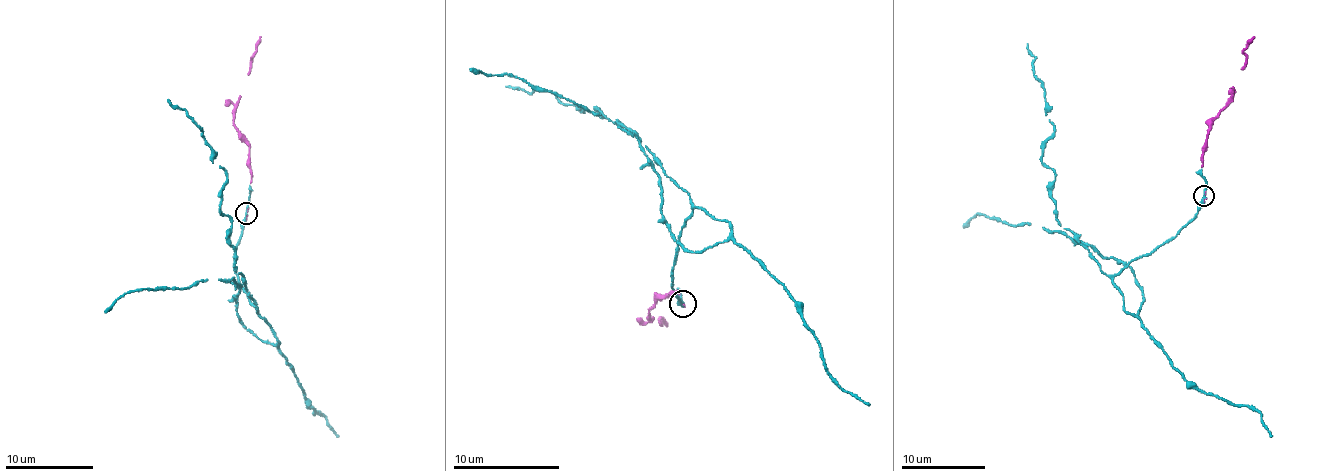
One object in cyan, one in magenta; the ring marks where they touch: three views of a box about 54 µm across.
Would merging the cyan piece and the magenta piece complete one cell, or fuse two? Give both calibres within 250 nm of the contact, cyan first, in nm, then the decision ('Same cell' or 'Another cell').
Thickness 200 nm (cyan) against 50 nm. Same cell

